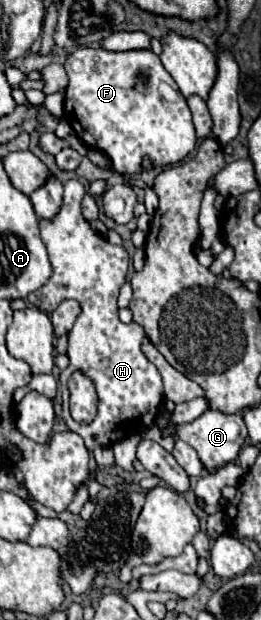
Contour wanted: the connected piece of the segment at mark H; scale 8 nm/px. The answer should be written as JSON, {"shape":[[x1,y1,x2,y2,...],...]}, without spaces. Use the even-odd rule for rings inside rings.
{"shape":[[43,105,39,106,38,122,41,128,30,133,29,150,59,178,62,184,68,180,69,182,65,184,63,206,61,206,59,214,51,222,41,220,41,238,43,238,43,244,49,252,49,262,53,266,53,274,43,288,29,294,29,302,46,313,52,312,67,298,73,298,81,304,79,320,75,322,73,330,69,332,69,346,67,346,69,366,59,376,59,380,63,384,63,414,61,414,61,418,65,420,65,424,69,426,71,432,79,434,85,440,87,450,93,452,99,446,111,446,117,440,123,440,131,434,141,434,145,428,149,428,155,422,155,418,161,414,163,398,165,398,163,378,157,372,155,364,151,364,141,350,145,330,135,322,123,324,119,320,119,312,117,312,119,288,125,282,125,278,130,280,135,274,132,261,130,261,127,273,129,256,132,260,136,250,131,241,130,229,126,225,119,225,107,218,103,207,100,207,98,218,109,230,115,230,122,237,124,248,109,244,105,238,101,238,99,234,95,234,89,228,87,220,81,214,81,200,85,196,85,189,88,190,89,183,79,178,75,171,59,170,55,156,41,151,38,145,40,134,53,132,58,126,58,120],[73,370,83,370,87,376,91,376,91,380,97,386,97,394,99,394,97,420,93,420,93,424,87,424,87,426,71,420,67,380]]}

